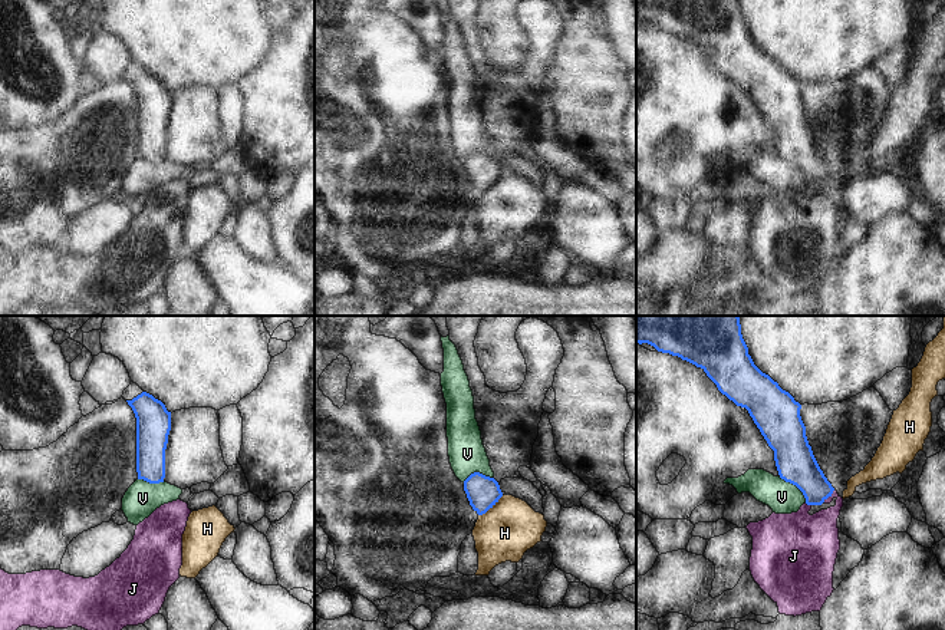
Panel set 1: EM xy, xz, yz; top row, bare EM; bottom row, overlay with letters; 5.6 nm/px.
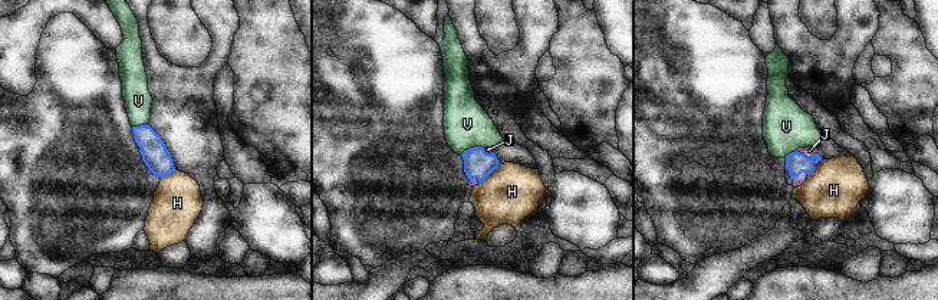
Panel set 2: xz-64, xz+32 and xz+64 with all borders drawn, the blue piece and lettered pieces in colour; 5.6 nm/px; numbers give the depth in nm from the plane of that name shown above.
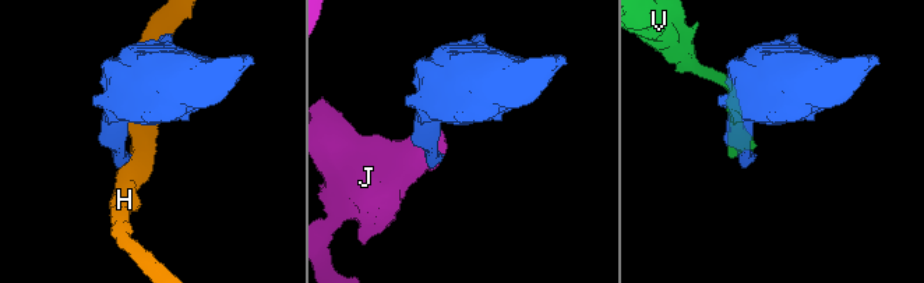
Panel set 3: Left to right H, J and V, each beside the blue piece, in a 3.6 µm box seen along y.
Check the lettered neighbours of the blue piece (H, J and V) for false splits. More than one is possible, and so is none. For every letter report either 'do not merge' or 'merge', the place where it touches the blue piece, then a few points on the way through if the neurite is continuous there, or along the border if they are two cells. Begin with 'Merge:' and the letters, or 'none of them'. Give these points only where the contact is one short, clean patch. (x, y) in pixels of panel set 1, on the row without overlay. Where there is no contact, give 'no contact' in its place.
Merge: J
H: do not merge; meets blue in xz at (490, 185); border along xz (503, 174), (478, 194)
J: merge; meets blue in yz at (829, 174); runs through yz (797, 144), (829, 174), (838, 185), (815, 215)
V: do not merge; meets blue in yz at (794, 162); border along yz (779, 155), (792, 161), (806, 180)

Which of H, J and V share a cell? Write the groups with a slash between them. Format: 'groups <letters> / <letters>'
groups H / J / V

